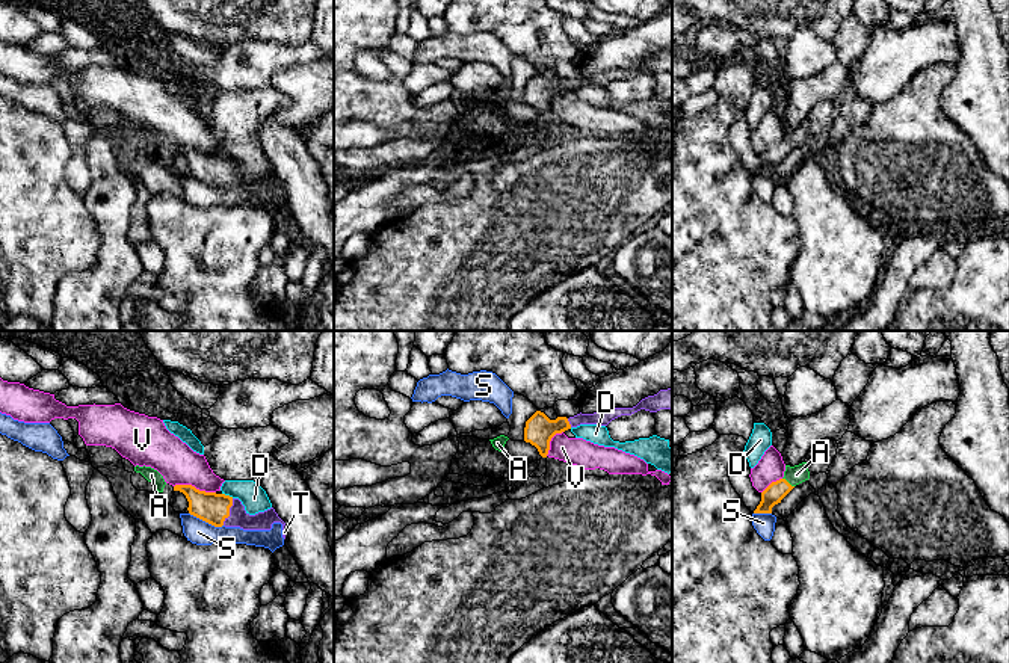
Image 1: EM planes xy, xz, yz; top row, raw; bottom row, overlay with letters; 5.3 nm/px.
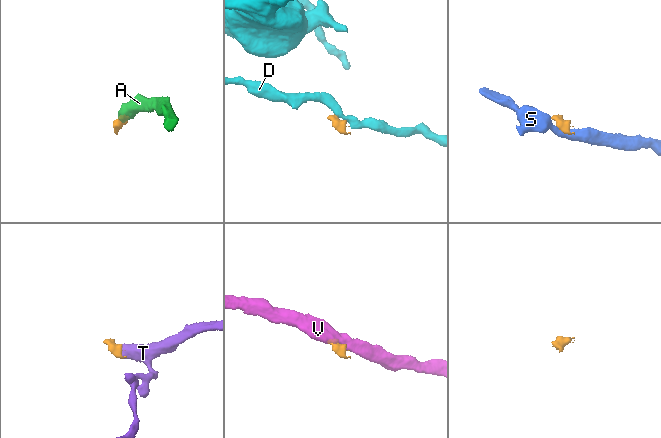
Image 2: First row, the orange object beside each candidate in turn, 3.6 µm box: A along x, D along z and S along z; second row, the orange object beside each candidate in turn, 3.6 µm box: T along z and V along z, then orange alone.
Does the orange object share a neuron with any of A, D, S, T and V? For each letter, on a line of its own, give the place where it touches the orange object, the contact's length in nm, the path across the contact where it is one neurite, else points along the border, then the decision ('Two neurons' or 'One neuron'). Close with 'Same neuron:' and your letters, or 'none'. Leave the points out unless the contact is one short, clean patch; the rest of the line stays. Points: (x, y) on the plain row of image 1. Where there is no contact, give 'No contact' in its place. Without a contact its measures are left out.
A: Touches orange at yz (787, 144). Shared border 80 nm. Path across: yz (775, 153), (787, 144), (796, 136). One neuron
D: Touches orange at xy (228, 157). Shared border 70 nm. Boundary: xy (222, 154), (233, 159). Two neurons
S: Touches orange at xy (206, 183). Shared border 200 nm. Boundary: xy (189, 174), (215, 188), (222, 188). Two neurons
T: Touches orange at xy (228, 174). Shared border 160 nm. Path across: xy (212, 169), (228, 174), (237, 178). One neuron
V: Touches orange at xy (194, 148). Shared border 220 nm. Boundary: xy (174, 147), (194, 147), (215, 154). Two neurons
Same neuron: A, T

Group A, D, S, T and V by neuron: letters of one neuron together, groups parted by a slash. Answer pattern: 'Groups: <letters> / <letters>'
Groups: A T / D / S / V

